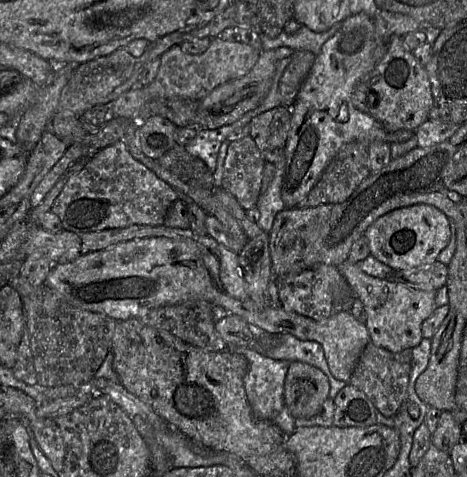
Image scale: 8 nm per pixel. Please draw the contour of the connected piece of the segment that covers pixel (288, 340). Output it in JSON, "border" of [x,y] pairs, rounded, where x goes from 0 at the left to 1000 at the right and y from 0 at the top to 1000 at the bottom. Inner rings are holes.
{"border":[[[546,694],[546,709],[535,727],[574,751],[617,759],[642,757],[685,774],[704,797],[704,832],[711,839],[743,807],[711,786],[692,727],[677,715],[642,713],[617,698]]]}

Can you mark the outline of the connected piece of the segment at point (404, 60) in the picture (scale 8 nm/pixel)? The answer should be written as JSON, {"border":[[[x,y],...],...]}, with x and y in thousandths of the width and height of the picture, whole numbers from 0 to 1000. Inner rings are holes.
{"border":[[[846,75],[820,122],[786,157],[786,174],[805,205],[805,222],[790,239],[833,277],[850,273],[889,275],[899,260],[916,252],[927,220],[927,201],[916,157],[867,96],[863,78]]]}

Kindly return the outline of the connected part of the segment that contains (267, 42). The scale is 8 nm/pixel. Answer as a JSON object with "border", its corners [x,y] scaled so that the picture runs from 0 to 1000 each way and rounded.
{"border":[[[717,50],[694,67],[672,67],[660,57],[647,52],[627,71],[608,65],[591,80],[576,80],[561,69],[555,78],[561,90],[561,105],[589,105],[600,99],[619,99],[634,105],[655,105],[681,115],[692,92],[709,80],[726,61],[728,50]]]}

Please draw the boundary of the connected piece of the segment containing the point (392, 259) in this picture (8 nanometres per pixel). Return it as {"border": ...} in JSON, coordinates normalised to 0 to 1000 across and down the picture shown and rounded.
{"border":[[[889,428],[839,440],[801,463],[782,484],[792,535],[844,566],[878,566],[931,549],[959,514],[964,459],[919,428]]]}

